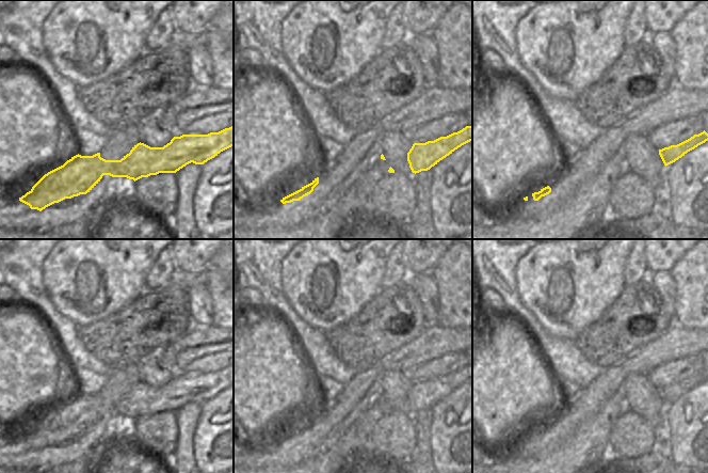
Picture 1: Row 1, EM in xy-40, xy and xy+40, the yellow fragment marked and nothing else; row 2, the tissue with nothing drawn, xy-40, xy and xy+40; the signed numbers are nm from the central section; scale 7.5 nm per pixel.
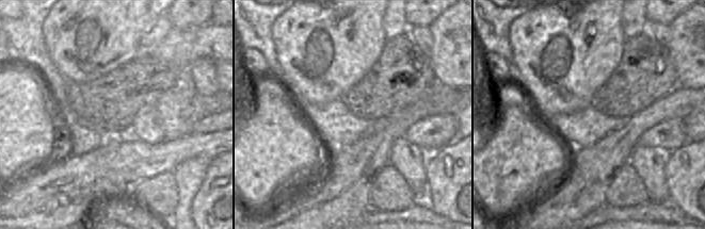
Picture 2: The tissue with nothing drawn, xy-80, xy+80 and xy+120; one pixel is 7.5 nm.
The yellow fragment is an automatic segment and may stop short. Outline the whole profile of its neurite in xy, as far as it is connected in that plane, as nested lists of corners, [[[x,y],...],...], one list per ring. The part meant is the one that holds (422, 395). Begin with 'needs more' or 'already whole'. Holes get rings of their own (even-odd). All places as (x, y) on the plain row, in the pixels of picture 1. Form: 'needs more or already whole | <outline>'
already whole | [[[472,365],[425,382],[414,382],[407,392],[413,412],[428,410],[462,384],[472,380]]]

